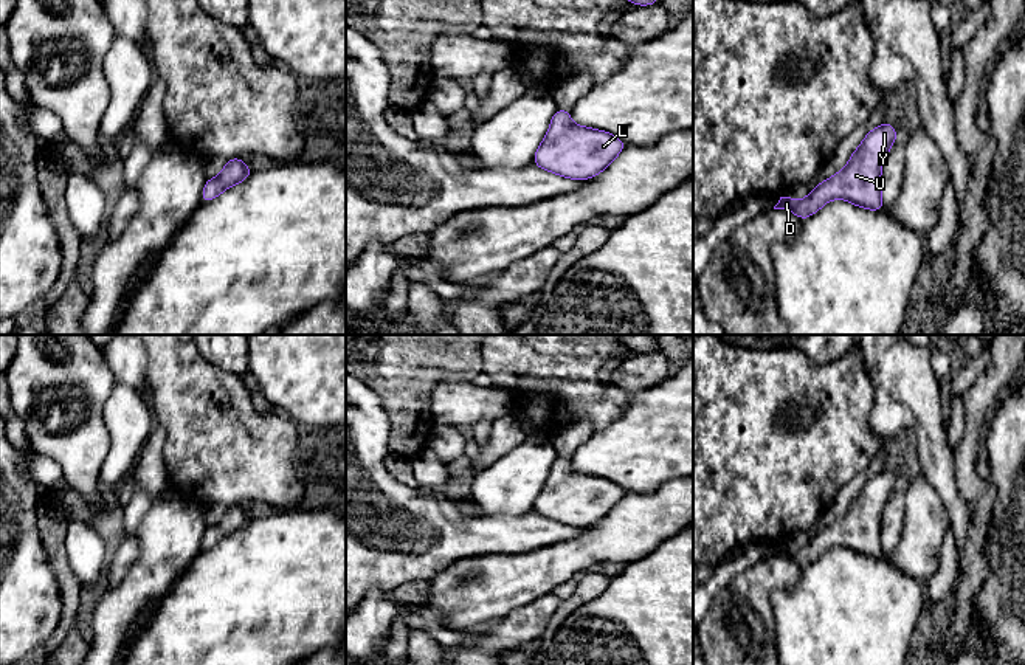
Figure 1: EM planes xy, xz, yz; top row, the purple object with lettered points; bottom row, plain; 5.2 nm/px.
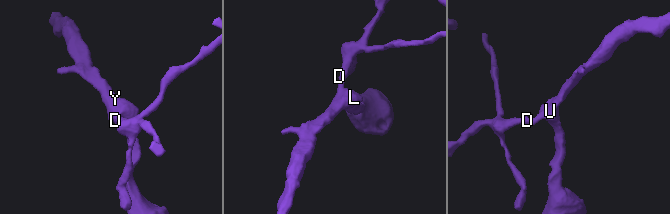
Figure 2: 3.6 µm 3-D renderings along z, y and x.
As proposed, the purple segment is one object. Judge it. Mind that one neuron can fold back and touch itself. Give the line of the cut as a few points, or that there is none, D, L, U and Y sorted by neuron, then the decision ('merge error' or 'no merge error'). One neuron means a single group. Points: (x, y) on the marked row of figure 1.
no cut; D L U Y; no merge error

